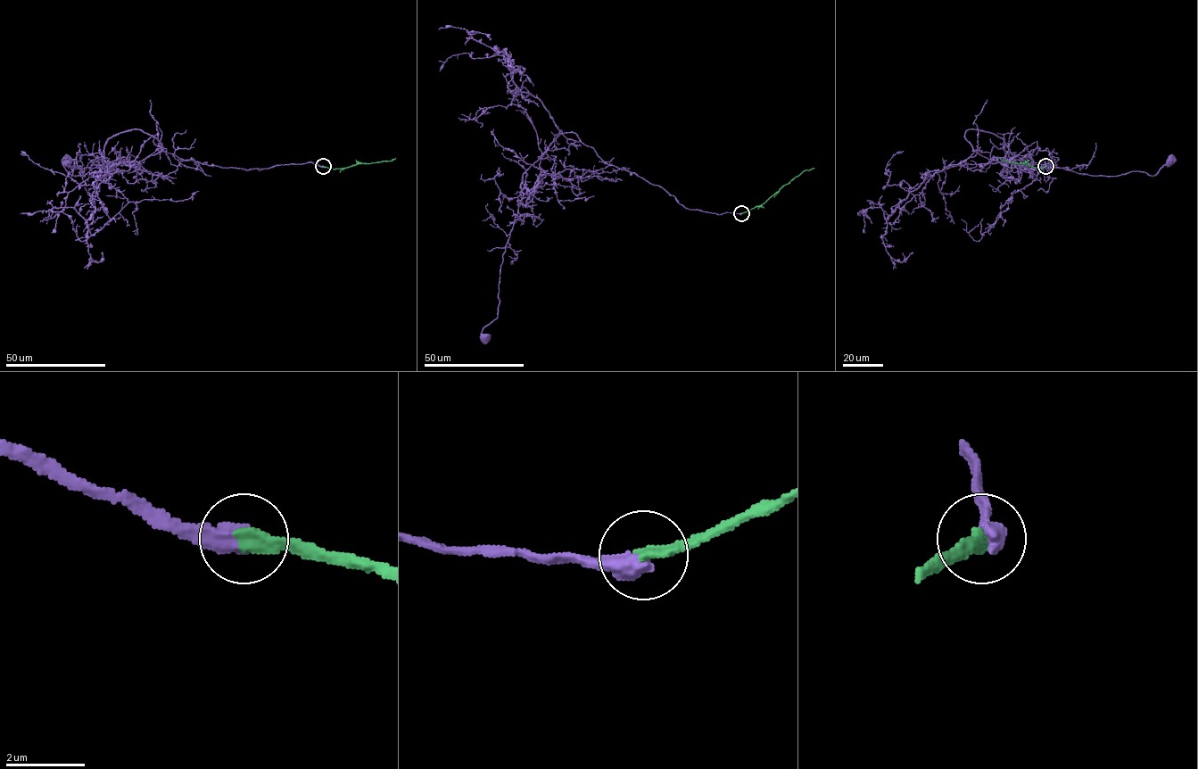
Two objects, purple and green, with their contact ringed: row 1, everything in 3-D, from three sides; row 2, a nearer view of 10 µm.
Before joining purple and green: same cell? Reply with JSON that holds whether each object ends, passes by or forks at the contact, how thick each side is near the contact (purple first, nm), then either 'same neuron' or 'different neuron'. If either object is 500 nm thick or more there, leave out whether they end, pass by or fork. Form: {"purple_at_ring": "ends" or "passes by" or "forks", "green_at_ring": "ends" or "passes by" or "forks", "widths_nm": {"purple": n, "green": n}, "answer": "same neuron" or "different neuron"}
{"widths_nm": {"purple": 550, "green": 340}, "answer": "same neuron"}

